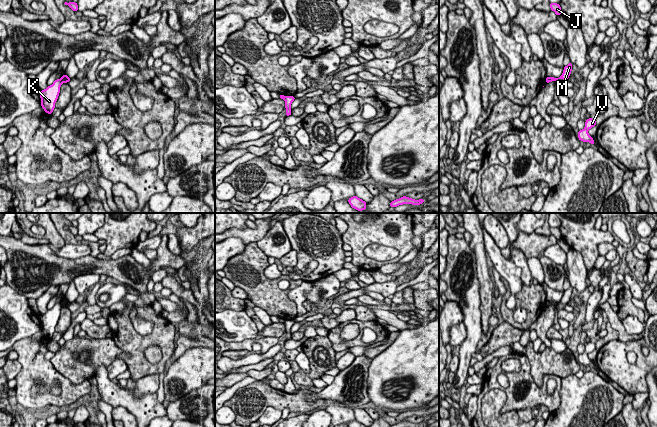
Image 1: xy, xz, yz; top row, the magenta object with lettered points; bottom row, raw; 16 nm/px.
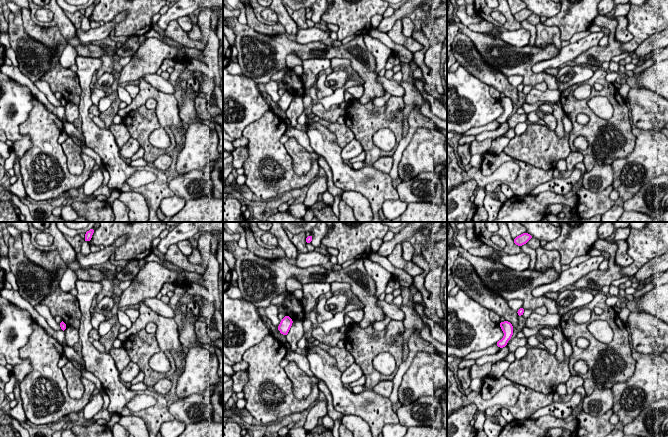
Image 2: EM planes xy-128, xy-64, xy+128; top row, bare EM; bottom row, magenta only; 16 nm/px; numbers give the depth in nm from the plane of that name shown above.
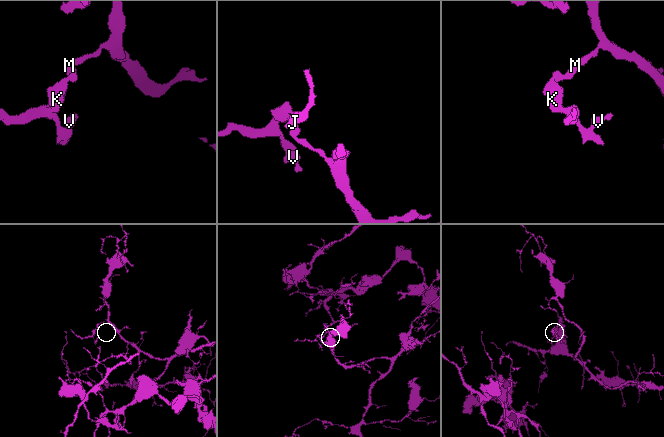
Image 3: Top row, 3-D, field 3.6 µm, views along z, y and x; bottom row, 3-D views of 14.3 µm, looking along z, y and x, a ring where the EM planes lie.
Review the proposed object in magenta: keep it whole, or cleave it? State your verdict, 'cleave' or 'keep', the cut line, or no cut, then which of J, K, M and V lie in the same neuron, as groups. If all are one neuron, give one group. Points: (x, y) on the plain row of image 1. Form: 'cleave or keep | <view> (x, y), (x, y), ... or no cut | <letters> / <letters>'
cleave | xy (59, 303), (62, 306) | J M / K V

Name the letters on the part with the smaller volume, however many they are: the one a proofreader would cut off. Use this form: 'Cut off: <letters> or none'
Cut off: K, V

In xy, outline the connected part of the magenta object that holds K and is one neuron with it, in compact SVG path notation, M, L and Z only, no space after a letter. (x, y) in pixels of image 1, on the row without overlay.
M57 303L52 309L47 310L45 314L40 315L41 331L44 333L44 336L52 338L60 317L61 308L61 304Z

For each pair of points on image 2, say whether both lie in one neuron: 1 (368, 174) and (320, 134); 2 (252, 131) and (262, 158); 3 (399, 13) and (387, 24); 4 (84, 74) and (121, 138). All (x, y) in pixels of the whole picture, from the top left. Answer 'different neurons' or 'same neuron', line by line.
1: same neuron
2: same neuron
3: same neuron
4: different neurons

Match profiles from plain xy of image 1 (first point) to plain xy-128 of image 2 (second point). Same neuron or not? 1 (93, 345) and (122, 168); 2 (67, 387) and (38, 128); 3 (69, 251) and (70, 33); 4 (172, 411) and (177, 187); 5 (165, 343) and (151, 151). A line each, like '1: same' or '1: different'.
1: different
2: same
3: different
4: same
5: same

